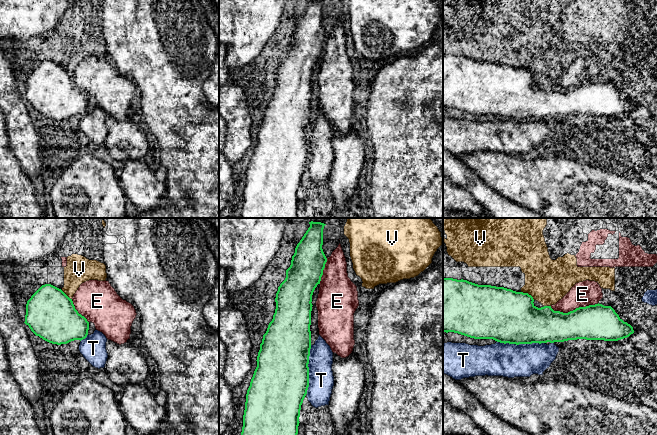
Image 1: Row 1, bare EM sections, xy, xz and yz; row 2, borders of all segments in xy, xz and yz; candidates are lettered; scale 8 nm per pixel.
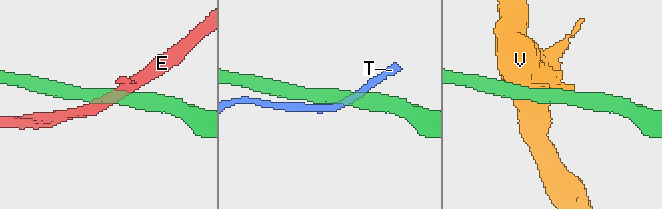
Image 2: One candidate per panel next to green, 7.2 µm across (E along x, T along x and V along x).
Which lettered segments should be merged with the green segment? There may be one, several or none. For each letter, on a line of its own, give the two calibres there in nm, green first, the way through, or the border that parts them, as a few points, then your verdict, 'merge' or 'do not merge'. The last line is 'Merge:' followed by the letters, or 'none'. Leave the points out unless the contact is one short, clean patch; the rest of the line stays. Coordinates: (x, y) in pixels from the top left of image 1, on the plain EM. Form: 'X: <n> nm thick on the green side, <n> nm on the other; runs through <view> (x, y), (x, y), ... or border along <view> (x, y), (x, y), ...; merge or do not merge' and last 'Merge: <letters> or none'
E: 280 nm thick on the green side, 200 nm on the other; do not merge
T: 460 nm thick on the green side, 200 nm on the other; do not merge
V: 420 nm thick on the green side, 360 nm on the other; do not merge
Merge: none

